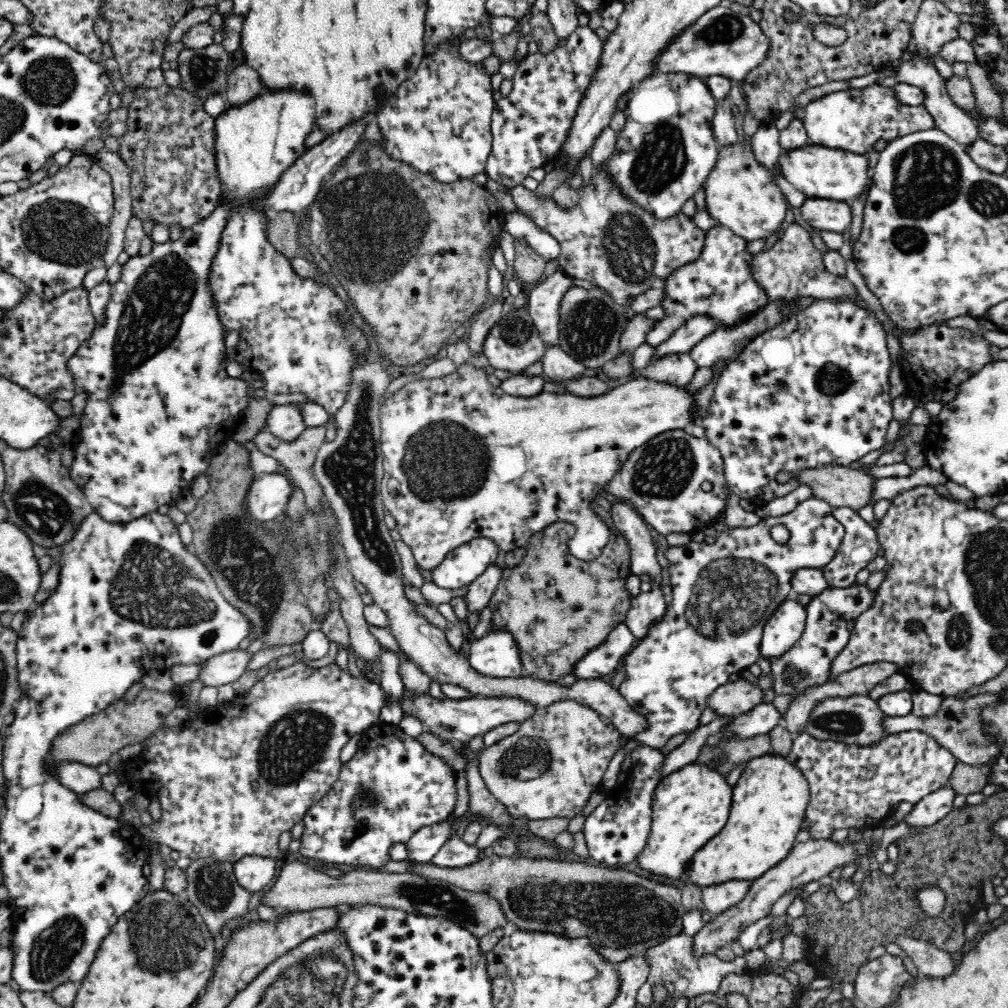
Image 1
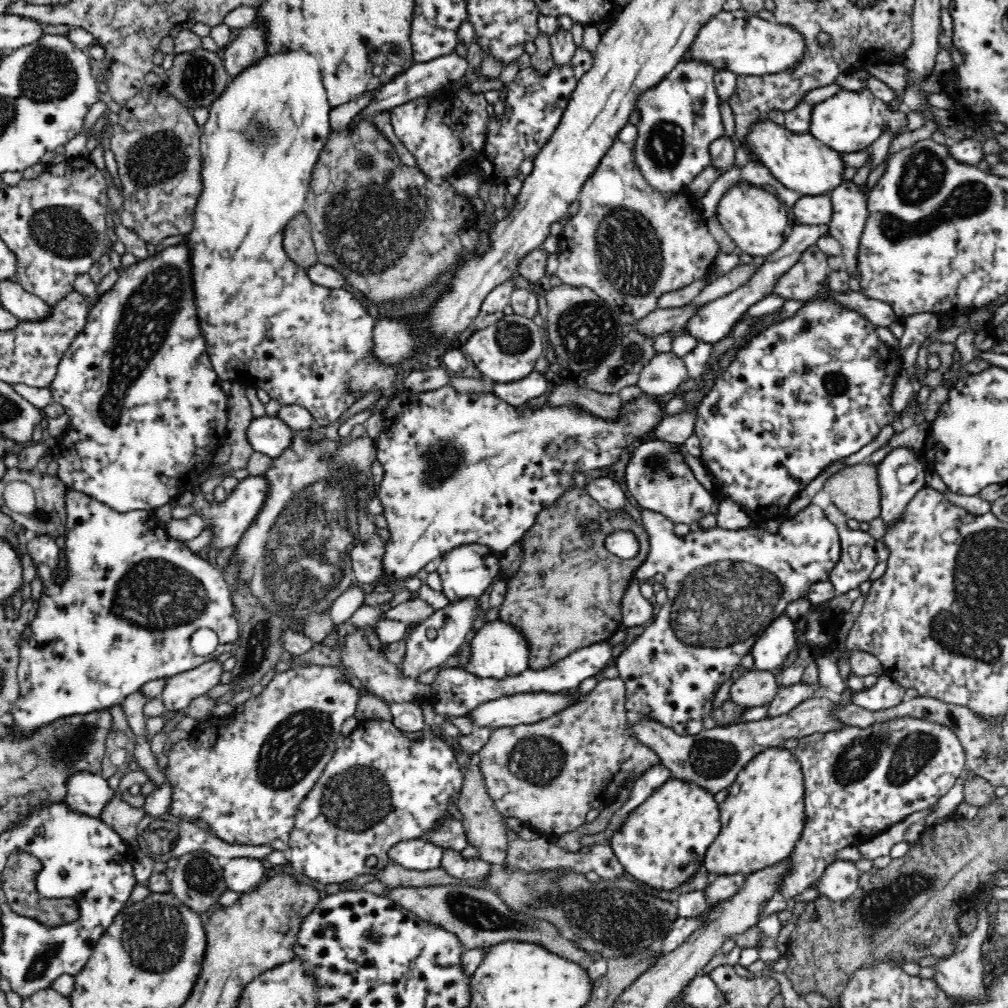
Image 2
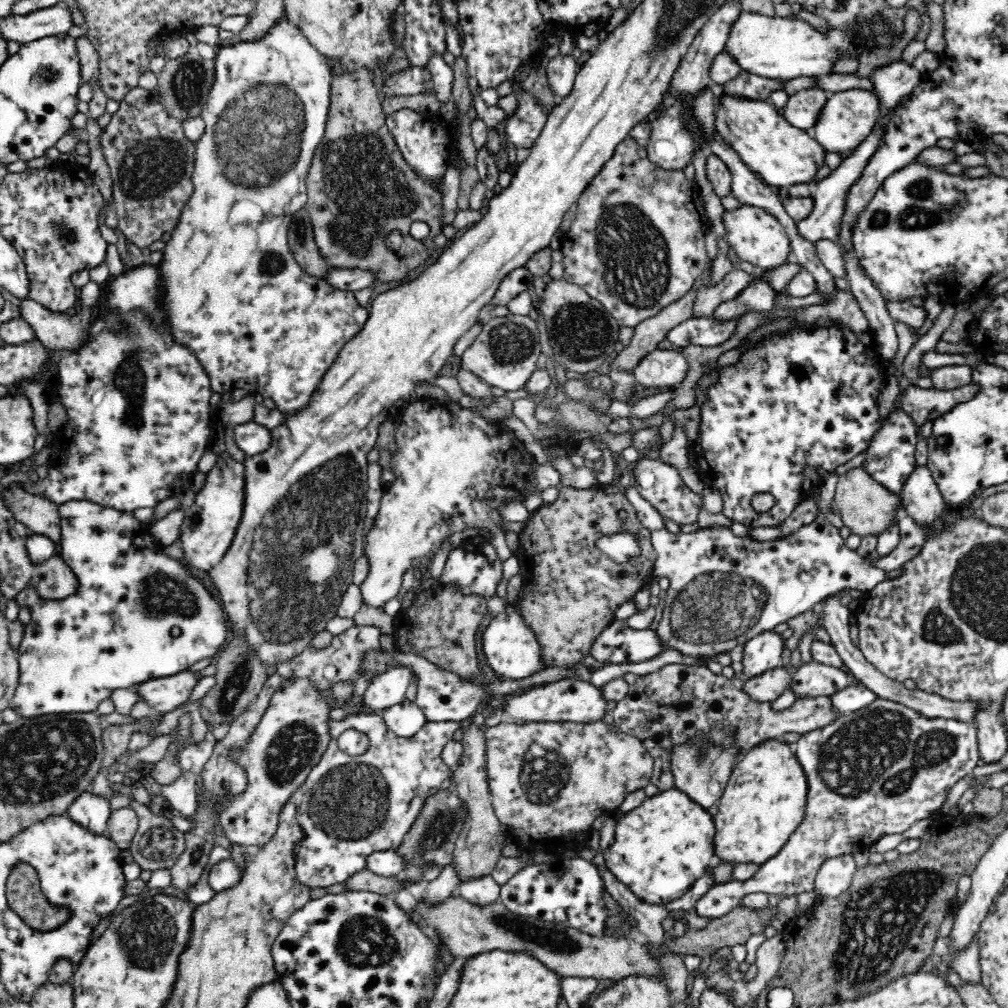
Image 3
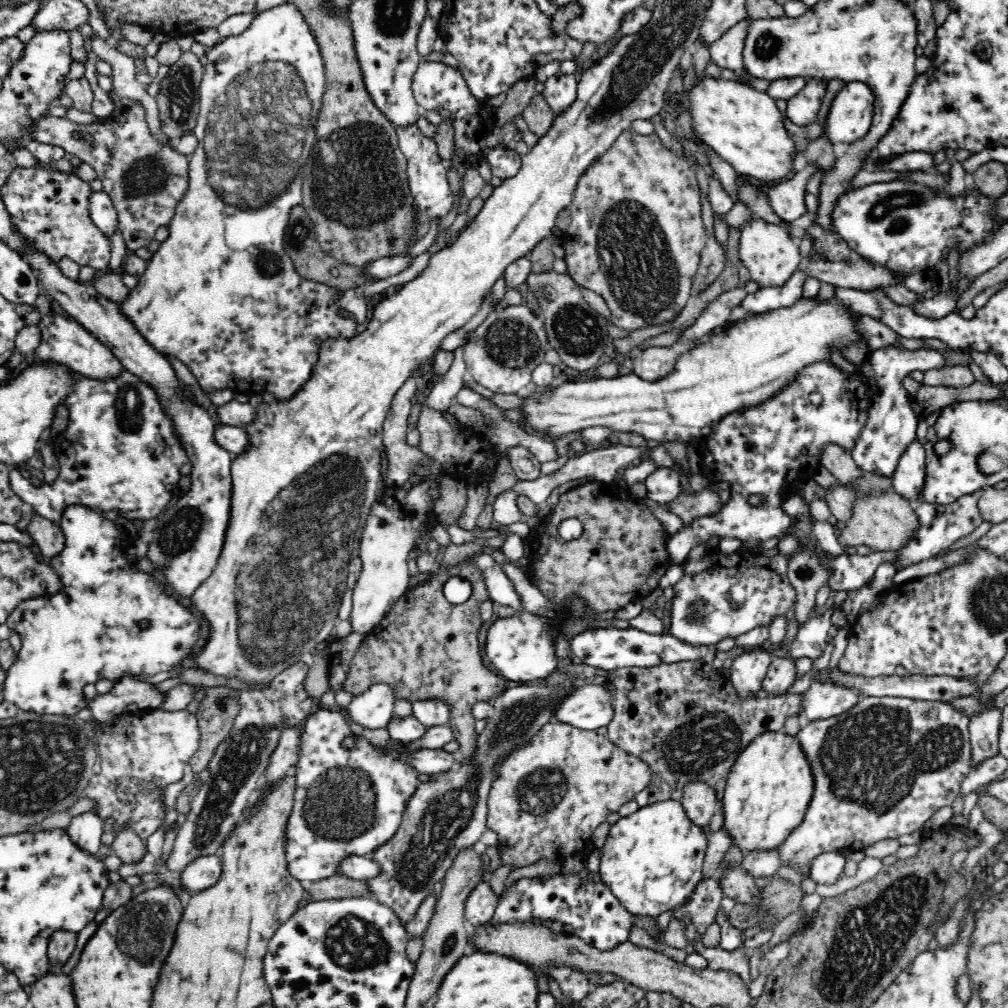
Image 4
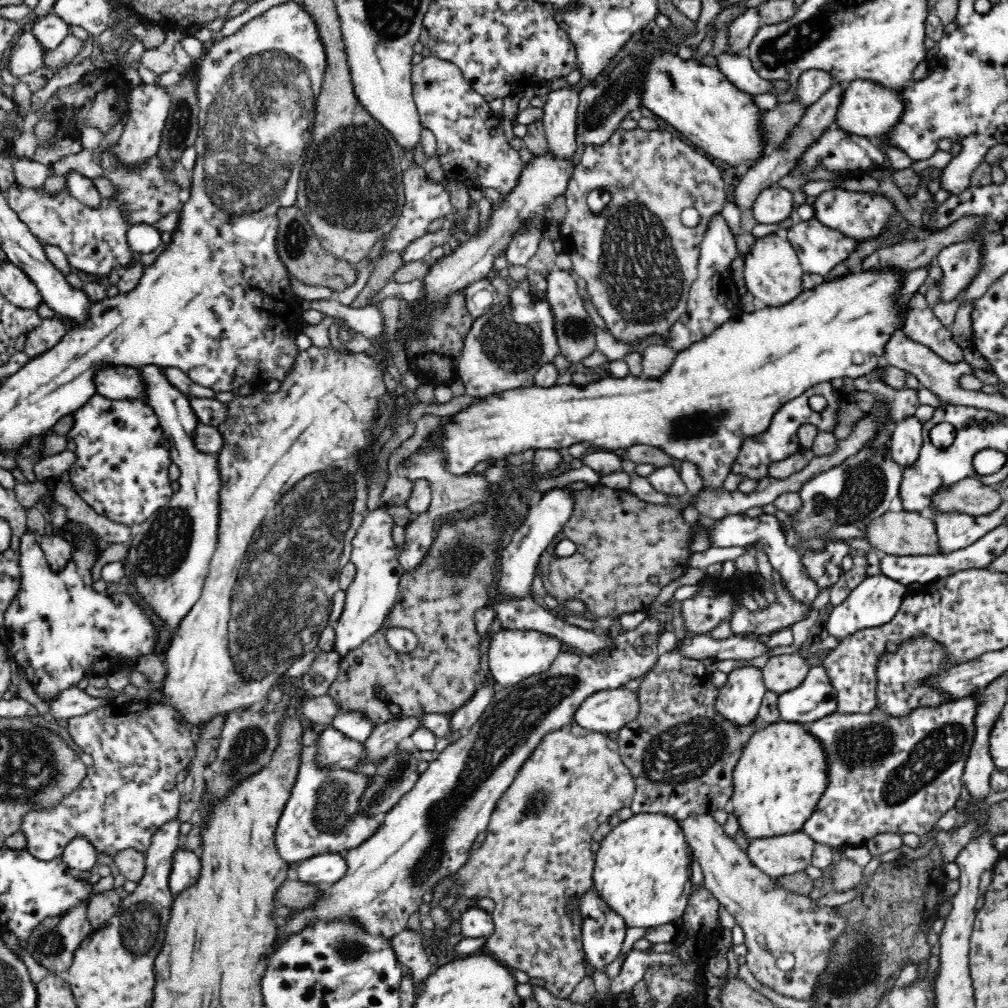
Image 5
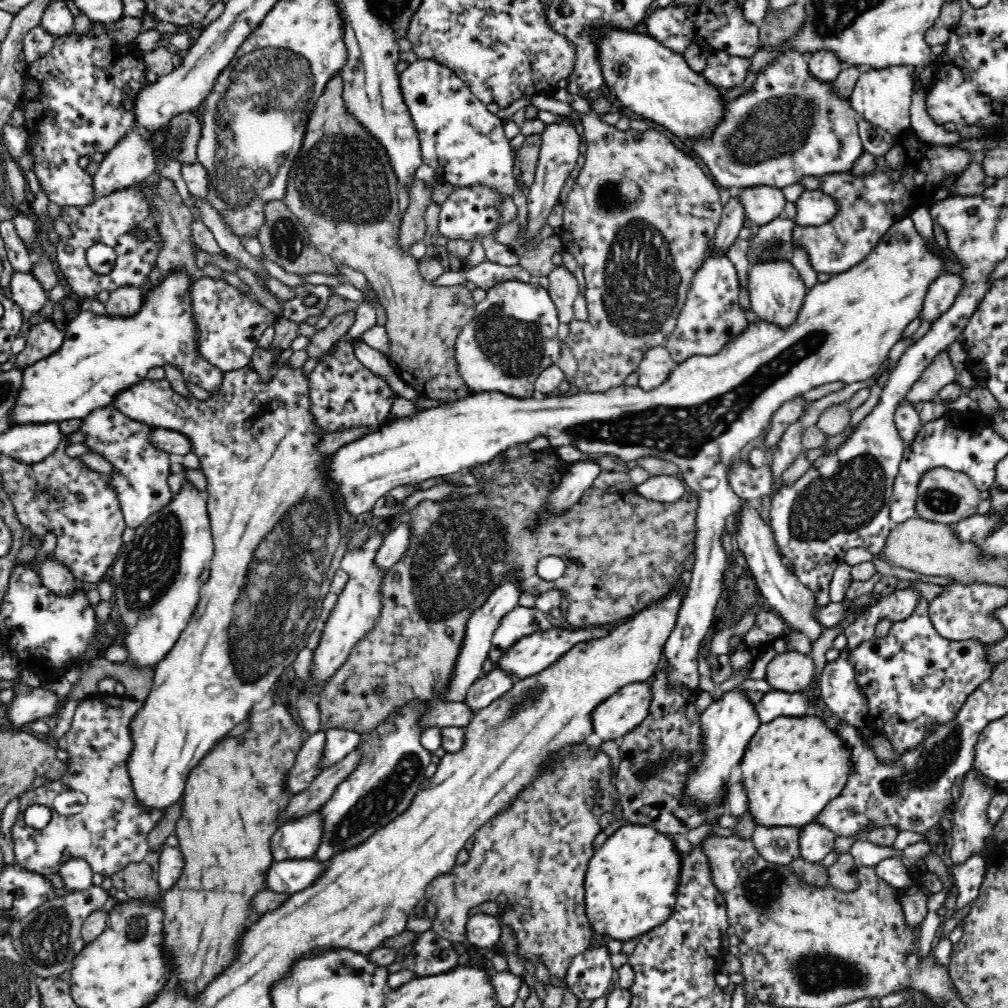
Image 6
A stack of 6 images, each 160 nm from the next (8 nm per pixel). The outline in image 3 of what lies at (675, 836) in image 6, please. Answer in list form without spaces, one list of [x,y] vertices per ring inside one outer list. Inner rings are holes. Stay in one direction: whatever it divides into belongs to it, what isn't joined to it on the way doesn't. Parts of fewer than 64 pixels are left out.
[[[666,664],[660,669],[638,675],[633,684],[628,684],[626,696],[619,700],[611,712],[613,724],[618,731],[641,740],[653,758],[653,775],[643,789],[646,798],[675,788],[671,769],[674,747],[686,743],[706,743],[710,747],[734,749],[744,754],[756,744],[775,739],[787,732],[804,734],[830,724],[840,713],[834,711],[827,696],[800,696],[790,708],[778,710],[773,702],[758,702],[738,684],[722,674],[716,674],[707,665],[688,666]]]

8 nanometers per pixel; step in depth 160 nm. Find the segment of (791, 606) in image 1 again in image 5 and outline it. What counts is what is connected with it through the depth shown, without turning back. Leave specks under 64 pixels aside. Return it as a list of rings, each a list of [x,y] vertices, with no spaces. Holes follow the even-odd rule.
[[[754,666],[734,669],[727,674],[726,684],[714,700],[714,711],[741,731],[758,716],[766,689],[760,669]]]

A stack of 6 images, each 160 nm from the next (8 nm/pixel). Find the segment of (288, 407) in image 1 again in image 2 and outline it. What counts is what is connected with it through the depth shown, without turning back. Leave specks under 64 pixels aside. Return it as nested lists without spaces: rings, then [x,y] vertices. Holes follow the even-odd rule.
[[[251,417],[246,428],[246,439],[254,452],[274,458],[282,454],[292,442],[293,430],[278,417]]]

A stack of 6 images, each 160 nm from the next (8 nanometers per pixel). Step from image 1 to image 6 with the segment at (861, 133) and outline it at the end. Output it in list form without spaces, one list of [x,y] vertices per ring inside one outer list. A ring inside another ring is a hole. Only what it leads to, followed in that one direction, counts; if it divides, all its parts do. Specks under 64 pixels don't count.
[[[907,65],[890,66],[882,69],[864,69],[849,97],[852,109],[862,118],[882,126],[886,132],[893,136],[911,130],[910,106],[914,94],[916,94],[913,81],[916,71],[917,68]]]

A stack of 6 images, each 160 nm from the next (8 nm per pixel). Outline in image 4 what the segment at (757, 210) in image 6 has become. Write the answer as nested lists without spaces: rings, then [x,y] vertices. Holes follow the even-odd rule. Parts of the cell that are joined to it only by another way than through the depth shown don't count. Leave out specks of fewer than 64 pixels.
[[[808,164],[791,180],[783,181],[770,188],[766,193],[766,201],[774,211],[774,215],[780,217],[782,221],[792,222],[807,212],[804,186],[815,172],[817,168]]]

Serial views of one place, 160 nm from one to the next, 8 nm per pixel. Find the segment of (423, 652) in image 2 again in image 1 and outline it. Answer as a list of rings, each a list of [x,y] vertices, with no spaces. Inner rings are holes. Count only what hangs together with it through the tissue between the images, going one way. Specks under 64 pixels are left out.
[[[492,565],[478,580],[466,588],[466,594],[462,596],[466,605],[466,614],[480,613],[483,608],[489,606],[500,581],[501,572]]]

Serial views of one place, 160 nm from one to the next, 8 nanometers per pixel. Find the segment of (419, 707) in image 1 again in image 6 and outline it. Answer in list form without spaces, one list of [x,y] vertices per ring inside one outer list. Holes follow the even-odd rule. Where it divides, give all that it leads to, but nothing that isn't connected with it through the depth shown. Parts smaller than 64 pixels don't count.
[[[652,680],[626,684],[593,710],[593,732],[603,741],[630,733],[647,717],[652,702]]]

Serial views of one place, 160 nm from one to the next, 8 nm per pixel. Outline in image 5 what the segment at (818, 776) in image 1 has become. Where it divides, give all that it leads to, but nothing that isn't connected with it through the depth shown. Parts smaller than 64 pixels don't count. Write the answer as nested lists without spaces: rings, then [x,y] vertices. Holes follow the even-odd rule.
[[[979,690],[974,692],[974,694],[962,696],[962,698],[956,699],[953,703],[946,703],[939,707],[914,709],[909,715],[902,718],[886,715],[886,713],[883,713],[876,707],[870,714],[834,712],[811,723],[807,730],[812,732],[814,736],[817,736],[817,739],[823,744],[827,754],[828,764],[830,764],[830,784],[828,784],[828,788],[826,788],[825,793],[818,801],[817,809],[804,823],[802,830],[808,834],[812,840],[815,840],[815,842],[821,842],[822,844],[829,844],[832,847],[839,848],[865,845],[867,840],[874,838],[874,836],[882,832],[896,832],[901,835],[911,832],[911,834],[918,837],[929,833],[930,830],[932,830],[932,826],[934,826],[948,810],[952,810],[956,806],[956,801],[963,788],[961,780],[965,762],[972,748],[972,740],[976,732],[975,716],[977,708],[982,701],[983,696],[981,696],[981,690]]]

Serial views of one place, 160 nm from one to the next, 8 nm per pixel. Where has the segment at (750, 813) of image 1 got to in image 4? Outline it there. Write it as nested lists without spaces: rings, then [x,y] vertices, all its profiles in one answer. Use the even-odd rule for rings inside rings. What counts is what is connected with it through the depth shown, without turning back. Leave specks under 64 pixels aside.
[[[783,730],[759,734],[731,766],[723,796],[727,831],[743,852],[772,850],[800,824],[813,797],[814,775],[806,753],[795,735]]]

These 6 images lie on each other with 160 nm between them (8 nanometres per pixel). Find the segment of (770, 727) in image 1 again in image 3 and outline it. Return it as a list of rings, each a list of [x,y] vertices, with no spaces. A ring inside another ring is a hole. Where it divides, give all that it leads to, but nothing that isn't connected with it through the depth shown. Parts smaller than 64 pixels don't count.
[[[813,660],[801,662],[798,668],[793,669],[789,686],[797,698],[800,696],[814,698],[814,696],[830,697],[836,691],[859,684],[859,680],[850,672]]]

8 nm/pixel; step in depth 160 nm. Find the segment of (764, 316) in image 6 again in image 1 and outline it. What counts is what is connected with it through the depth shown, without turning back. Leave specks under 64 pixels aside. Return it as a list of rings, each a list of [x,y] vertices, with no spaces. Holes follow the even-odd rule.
[[[749,136],[743,144],[737,142],[729,147],[719,149],[720,154],[716,167],[710,172],[708,179],[703,184],[706,195],[705,206],[709,215],[718,222],[719,226],[728,227],[736,236],[742,237],[742,240],[746,242],[764,240],[765,242],[769,236],[772,236],[780,228],[780,225],[784,222],[786,210],[791,207],[780,189],[771,180],[771,172],[767,172],[765,168],[755,162],[752,145],[747,142],[748,139]]]

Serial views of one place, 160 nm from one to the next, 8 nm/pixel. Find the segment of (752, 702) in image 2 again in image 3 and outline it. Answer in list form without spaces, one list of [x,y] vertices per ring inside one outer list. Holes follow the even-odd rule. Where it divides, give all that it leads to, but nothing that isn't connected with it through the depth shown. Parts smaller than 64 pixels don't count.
[[[776,666],[747,679],[742,689],[758,702],[774,702],[791,683],[791,672],[789,666]]]

